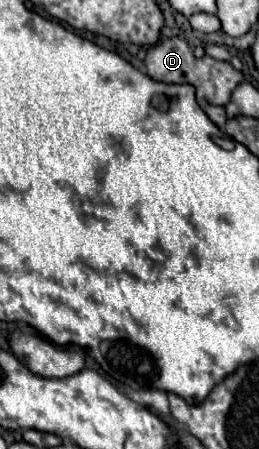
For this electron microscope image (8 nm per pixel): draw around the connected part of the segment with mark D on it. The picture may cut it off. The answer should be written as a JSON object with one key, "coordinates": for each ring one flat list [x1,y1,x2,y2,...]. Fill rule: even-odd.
{"coordinates":[[179,36,161,40,155,46,151,46,147,50,143,64,145,64,147,74,153,80,169,82,169,84,193,84,197,88,197,100,209,102,215,106,225,106,231,100,231,92,235,90,235,86,243,82,243,74,237,72,229,62,219,62,219,60,213,60,211,56,195,58,187,40]]}

